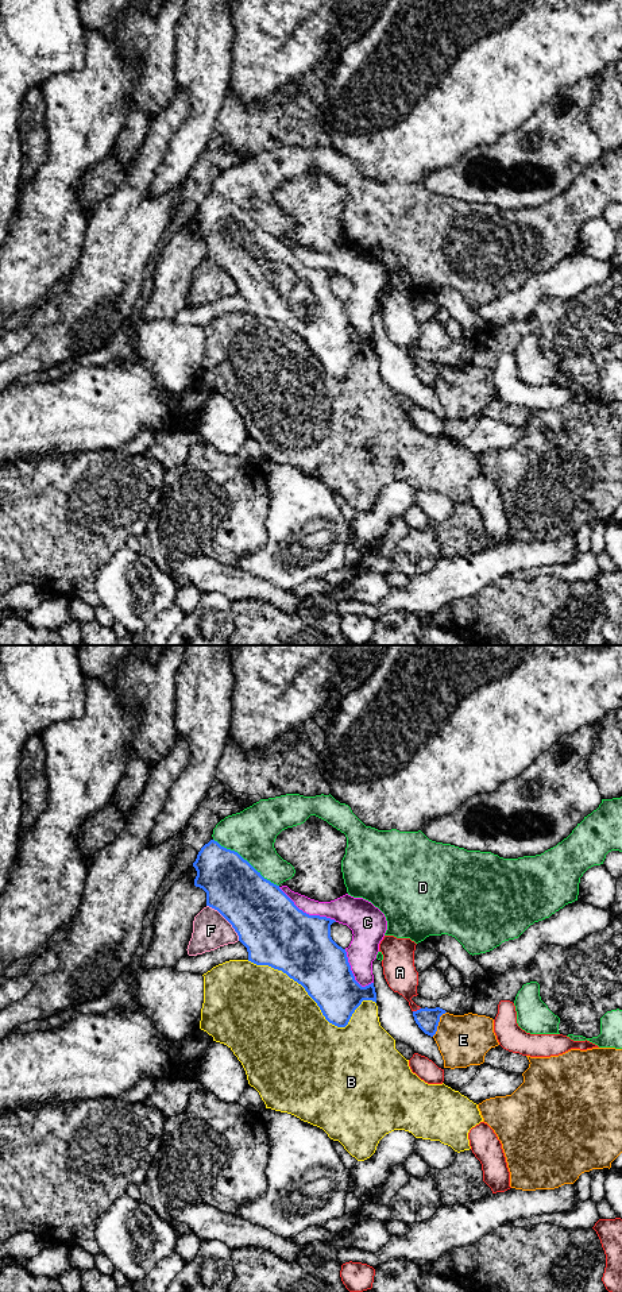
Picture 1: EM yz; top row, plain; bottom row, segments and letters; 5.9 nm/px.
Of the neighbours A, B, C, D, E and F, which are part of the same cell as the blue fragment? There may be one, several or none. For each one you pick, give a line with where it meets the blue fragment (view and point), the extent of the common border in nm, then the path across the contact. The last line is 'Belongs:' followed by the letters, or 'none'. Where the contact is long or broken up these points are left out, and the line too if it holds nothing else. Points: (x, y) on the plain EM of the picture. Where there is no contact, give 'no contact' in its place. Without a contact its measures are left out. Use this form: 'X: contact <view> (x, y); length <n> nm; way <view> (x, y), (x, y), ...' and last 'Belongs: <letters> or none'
Belongs: none

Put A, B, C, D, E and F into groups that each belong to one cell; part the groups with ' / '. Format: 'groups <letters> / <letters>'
groups A / B / C / D / E / F

